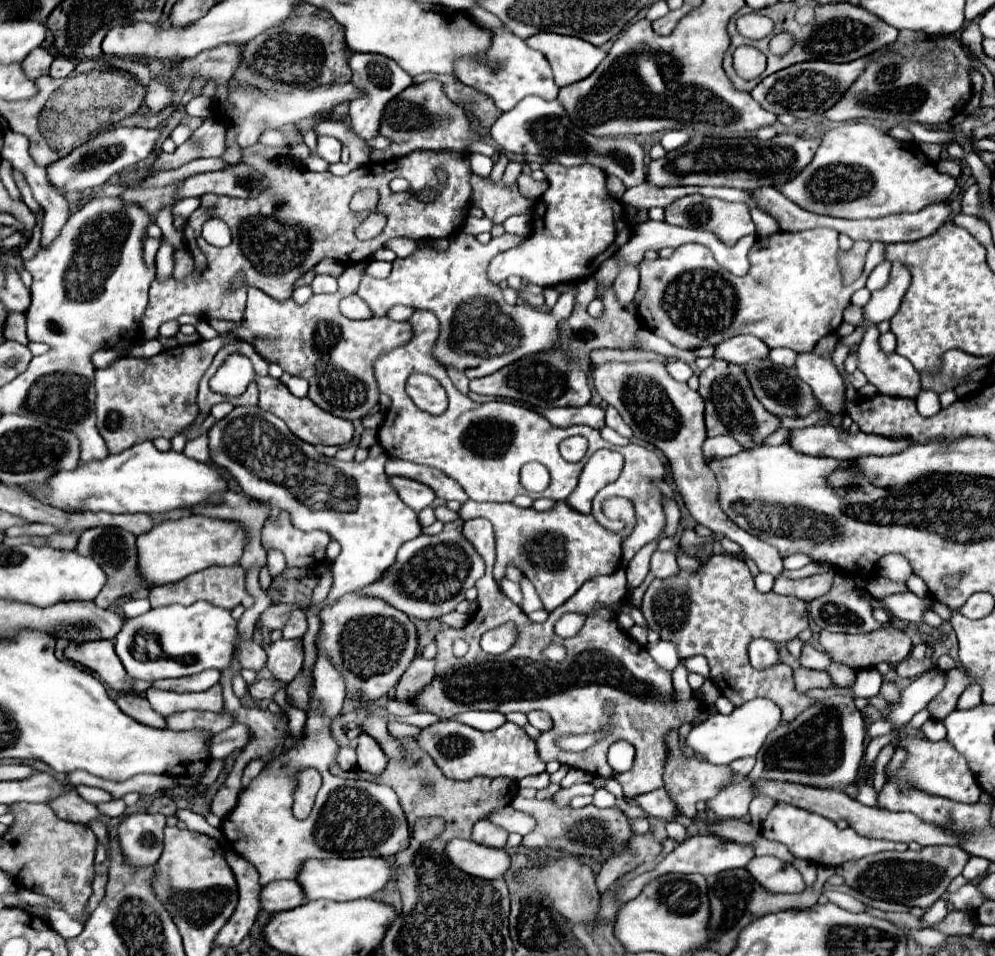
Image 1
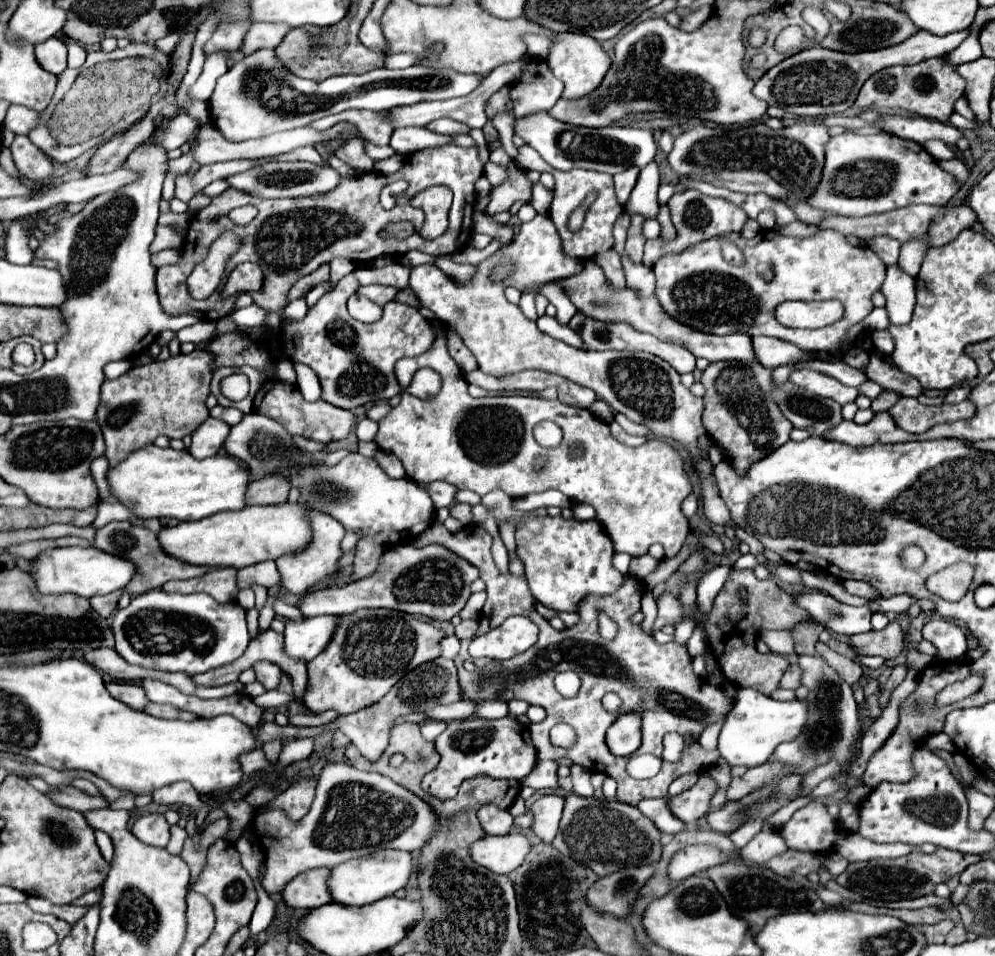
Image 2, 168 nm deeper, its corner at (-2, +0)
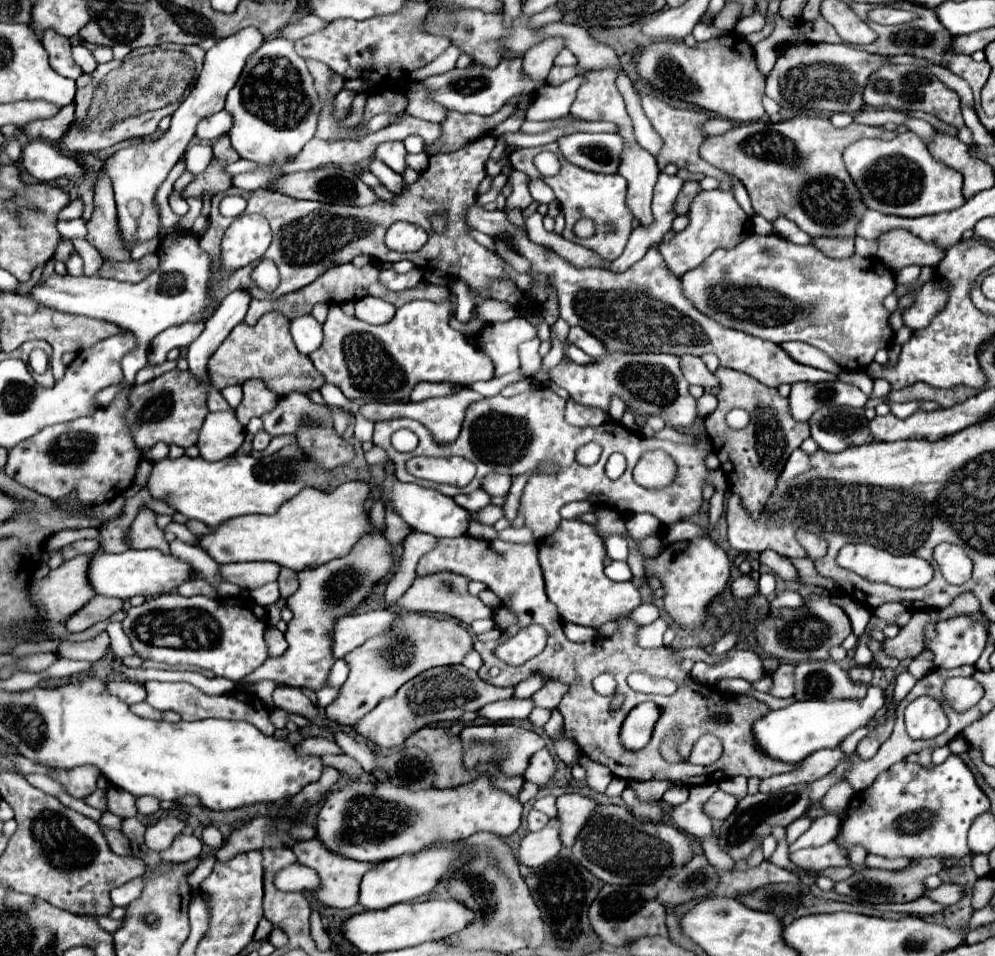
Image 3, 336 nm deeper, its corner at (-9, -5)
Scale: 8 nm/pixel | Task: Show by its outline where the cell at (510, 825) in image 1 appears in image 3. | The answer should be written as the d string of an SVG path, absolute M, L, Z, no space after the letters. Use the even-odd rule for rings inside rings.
M572 793L558 797L556 807L560 819L560 841L564 847L572 847L582 823L586 823L586 815L594 811L596 803L590 801L588 797Z

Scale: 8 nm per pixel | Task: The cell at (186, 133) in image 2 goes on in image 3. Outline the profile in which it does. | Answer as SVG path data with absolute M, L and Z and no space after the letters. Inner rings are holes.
M218 111L206 119L202 119L196 127L196 137L200 141L214 141L218 137L222 137L224 133L228 133L232 127L232 119L226 111Z

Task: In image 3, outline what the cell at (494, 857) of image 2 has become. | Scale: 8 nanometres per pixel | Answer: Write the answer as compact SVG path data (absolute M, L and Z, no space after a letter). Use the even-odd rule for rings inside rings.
M550 819L548 825L536 833L528 833L518 847L518 863L526 867L540 867L550 861L562 849L558 839L558 819Z

